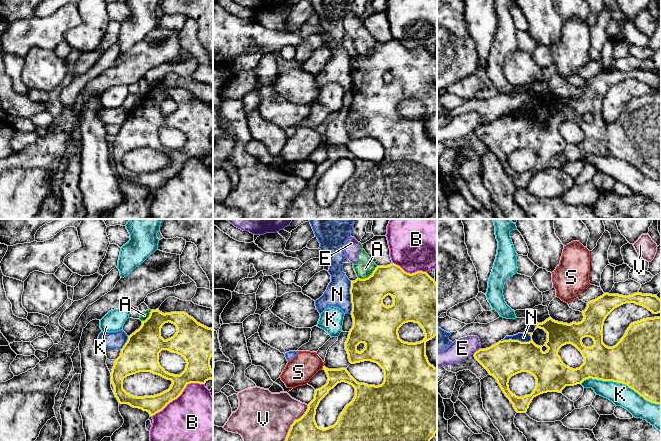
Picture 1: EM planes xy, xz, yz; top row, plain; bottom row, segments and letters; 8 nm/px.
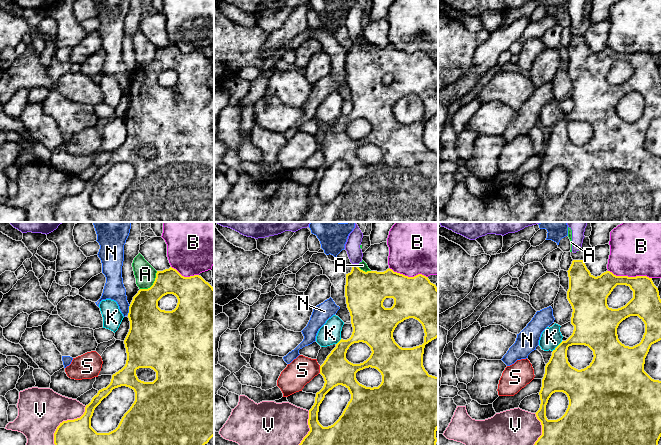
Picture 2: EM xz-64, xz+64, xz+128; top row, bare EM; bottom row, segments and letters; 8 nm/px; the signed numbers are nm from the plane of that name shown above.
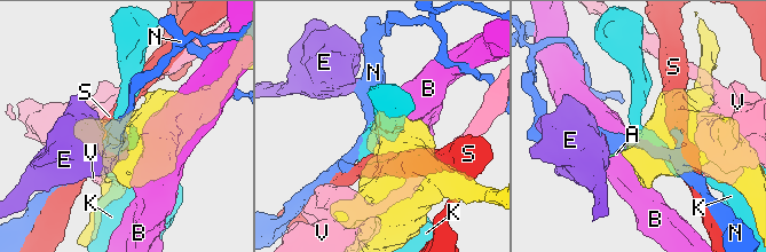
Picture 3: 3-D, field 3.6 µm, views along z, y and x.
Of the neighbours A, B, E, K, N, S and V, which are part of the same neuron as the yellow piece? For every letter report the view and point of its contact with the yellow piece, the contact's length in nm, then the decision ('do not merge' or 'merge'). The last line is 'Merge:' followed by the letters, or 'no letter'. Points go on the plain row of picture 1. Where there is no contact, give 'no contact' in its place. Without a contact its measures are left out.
A: meets yellow in xz at (369, 52); contact 190 nm long; do not merge
B: meets yellow in xy at (178, 172); contact 500 nm long; do not merge
E: meets yellow in yz at (476, 127); contact 80 nm long; do not merge
K: meets yellow in yz at (620, 158); contact 650 nm long; do not merge
N: meets yellow in yz at (517, 116); contact 260 nm long; do not merge
S: meets yellow in xz at (323, 143); contact 30 nm long; do not merge
V: meets yellow in xz at (293, 199); contact 360 nm long; do not merge
Merge: no letter

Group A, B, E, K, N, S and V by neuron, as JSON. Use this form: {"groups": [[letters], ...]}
{"groups": [["A", "E"], ["B"], ["K"], ["N"], ["S"], ["V"]]}

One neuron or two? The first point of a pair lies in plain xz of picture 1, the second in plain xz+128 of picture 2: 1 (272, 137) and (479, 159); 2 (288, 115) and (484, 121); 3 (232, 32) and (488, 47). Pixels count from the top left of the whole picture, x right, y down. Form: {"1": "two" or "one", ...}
{"1": "one", "2": "one", "3": "two"}

